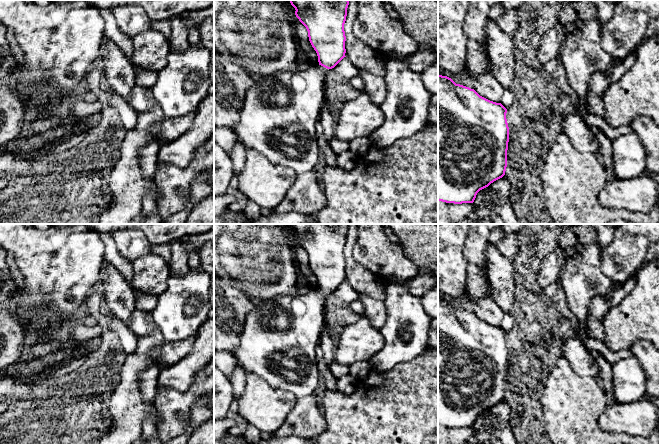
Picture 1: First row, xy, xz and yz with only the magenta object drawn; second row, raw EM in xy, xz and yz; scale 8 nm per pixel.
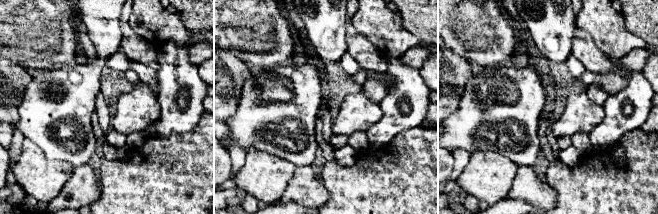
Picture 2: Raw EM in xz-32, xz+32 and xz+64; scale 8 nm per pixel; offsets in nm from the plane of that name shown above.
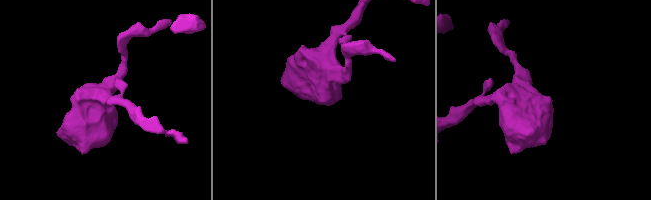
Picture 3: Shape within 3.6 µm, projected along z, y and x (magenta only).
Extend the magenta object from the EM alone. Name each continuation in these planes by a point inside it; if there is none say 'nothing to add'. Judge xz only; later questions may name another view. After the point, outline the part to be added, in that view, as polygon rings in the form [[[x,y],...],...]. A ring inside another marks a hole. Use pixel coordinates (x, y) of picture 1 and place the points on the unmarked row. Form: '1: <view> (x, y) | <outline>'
1: xz (278, 342) | [[[318,288],[308,294],[279,296],[268,300],[261,300],[247,314],[239,346],[231,351],[236,360],[236,365],[242,366],[246,374],[254,373],[263,378],[273,388],[292,392],[297,397],[313,394],[320,377],[315,348],[319,344],[320,335],[324,327],[324,309],[328,294]]]

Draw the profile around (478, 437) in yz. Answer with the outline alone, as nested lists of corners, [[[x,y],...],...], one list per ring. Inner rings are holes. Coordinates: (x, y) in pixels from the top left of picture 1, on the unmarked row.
[[[475,430],[464,444],[502,444],[493,434],[486,431]]]

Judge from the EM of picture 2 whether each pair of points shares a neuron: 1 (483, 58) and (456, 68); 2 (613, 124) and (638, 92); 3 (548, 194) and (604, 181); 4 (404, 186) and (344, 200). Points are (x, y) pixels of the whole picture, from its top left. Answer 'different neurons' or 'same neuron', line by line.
1: different neurons
2: same neuron
3: different neurons
4: same neuron

